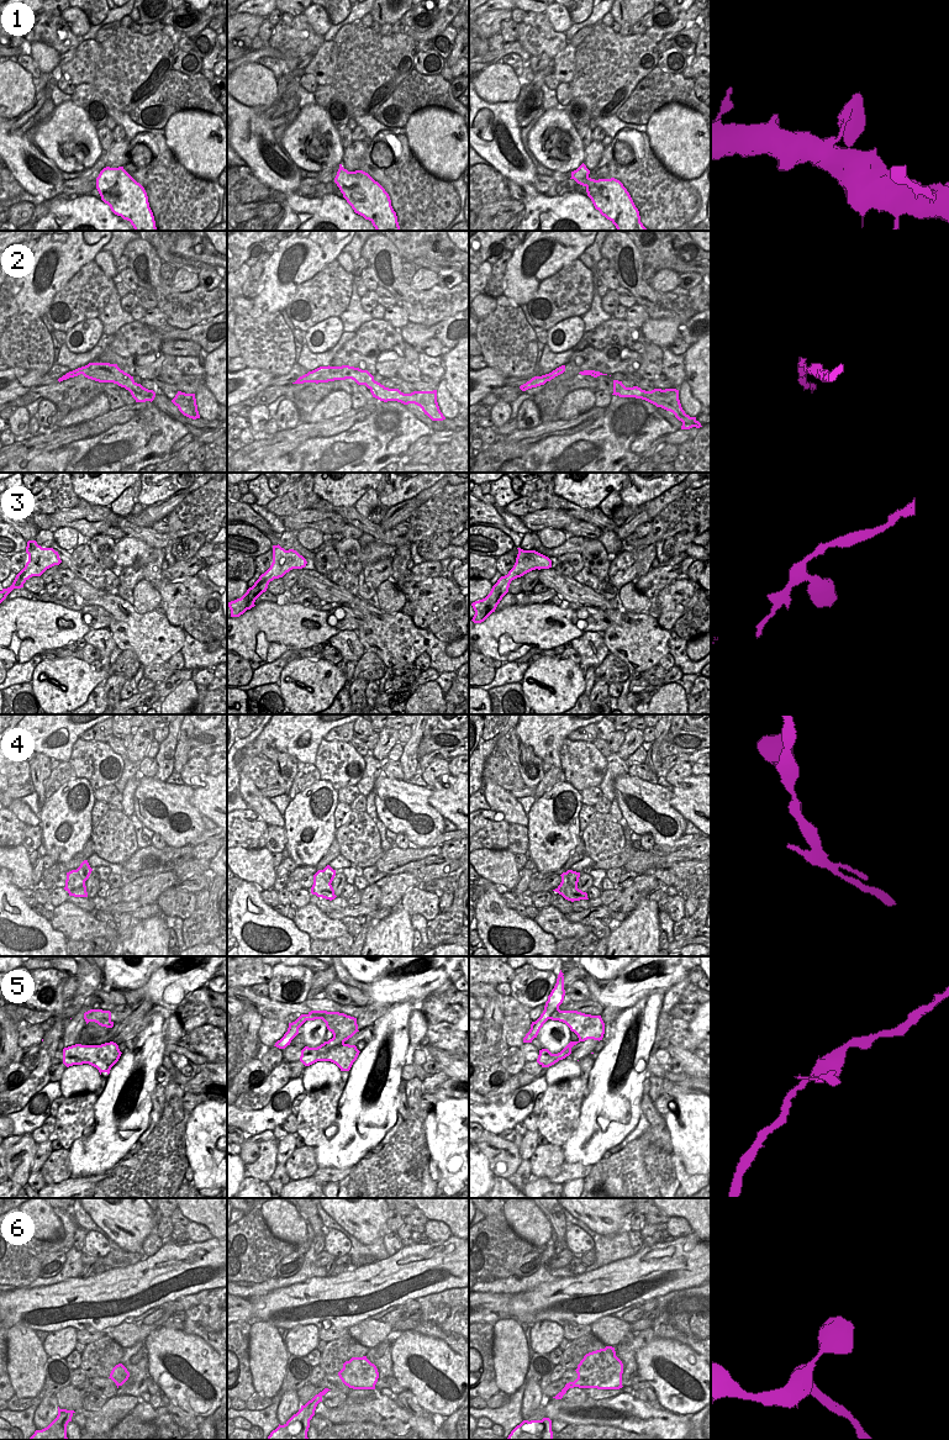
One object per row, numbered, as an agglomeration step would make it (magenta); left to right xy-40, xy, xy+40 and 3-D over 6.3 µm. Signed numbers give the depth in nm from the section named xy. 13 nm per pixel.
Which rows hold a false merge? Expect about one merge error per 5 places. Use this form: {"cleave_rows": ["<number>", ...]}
{"cleave_rows": []}

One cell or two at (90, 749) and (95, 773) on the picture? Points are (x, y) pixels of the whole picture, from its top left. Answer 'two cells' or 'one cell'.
one cell

